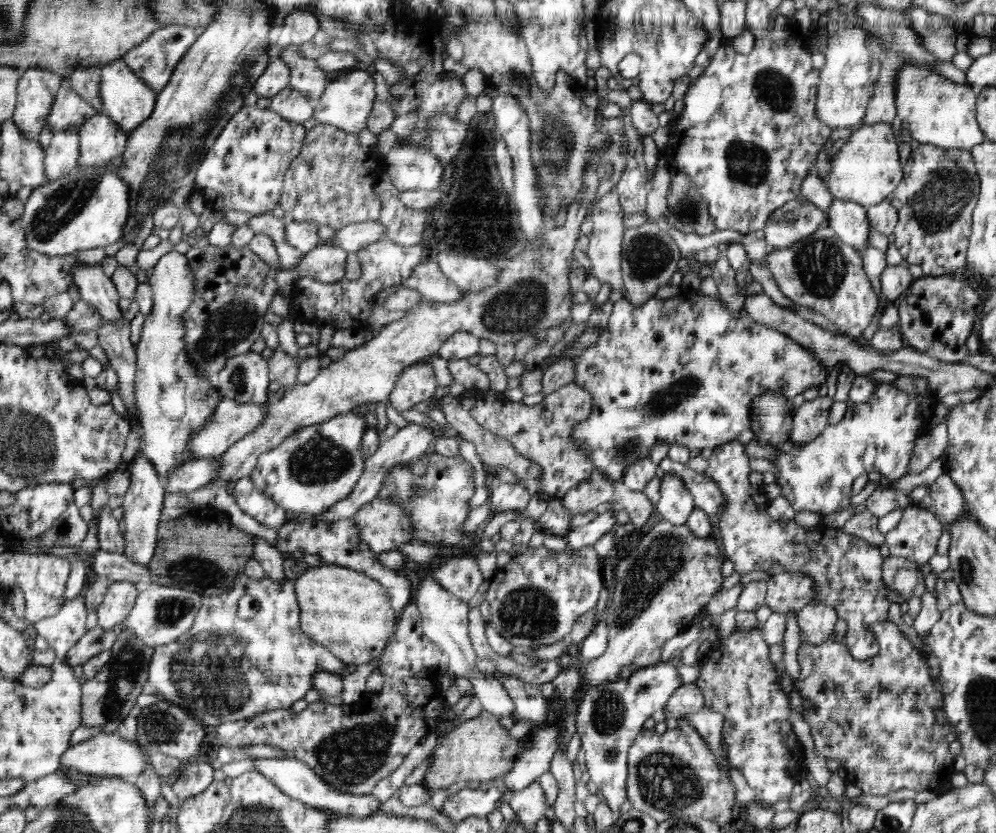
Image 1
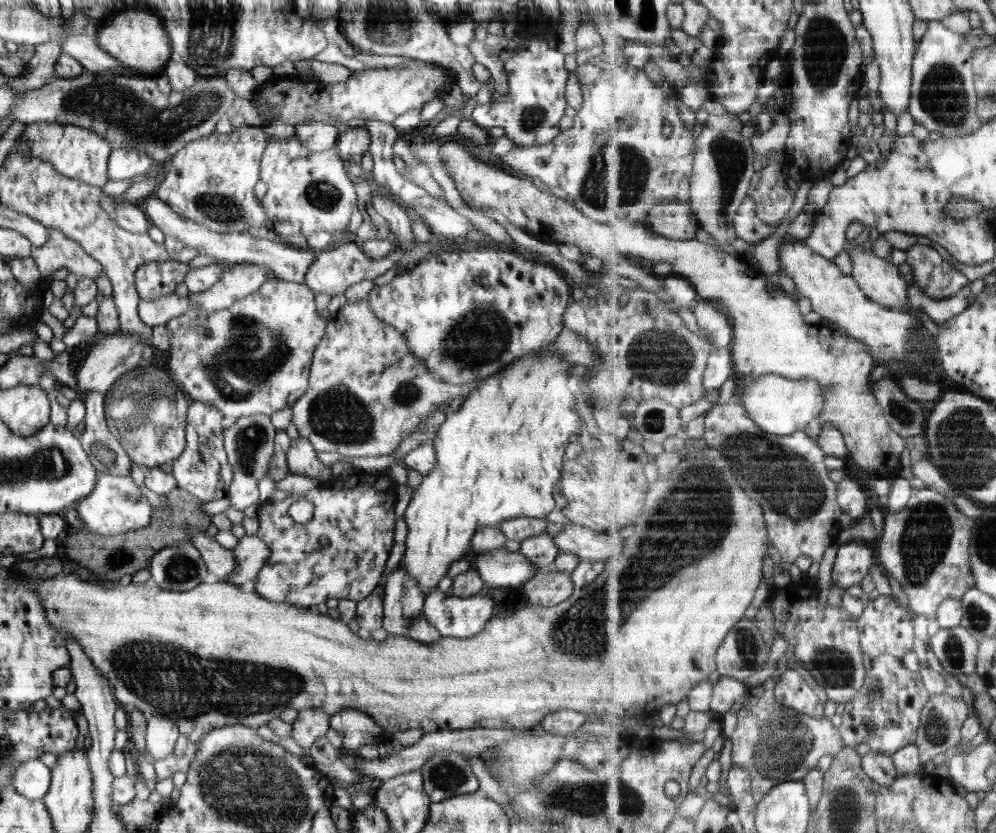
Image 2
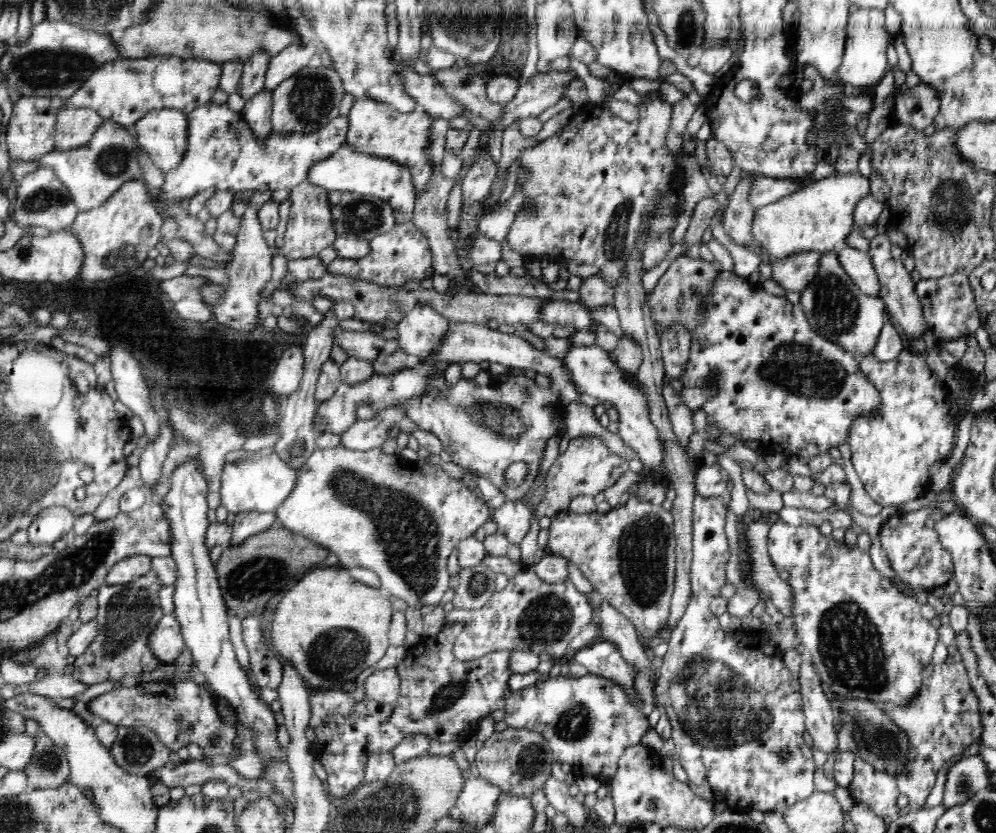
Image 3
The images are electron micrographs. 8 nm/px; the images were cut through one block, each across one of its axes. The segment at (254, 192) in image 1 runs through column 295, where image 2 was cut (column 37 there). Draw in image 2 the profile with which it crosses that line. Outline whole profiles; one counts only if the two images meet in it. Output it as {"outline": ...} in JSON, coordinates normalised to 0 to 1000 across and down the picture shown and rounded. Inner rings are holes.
{"outline":[[[42,145],[28,149],[19,163],[19,180],[22,186],[41,190],[65,214],[77,215],[98,226],[109,218],[108,194],[112,179],[106,167],[81,151]]]}

